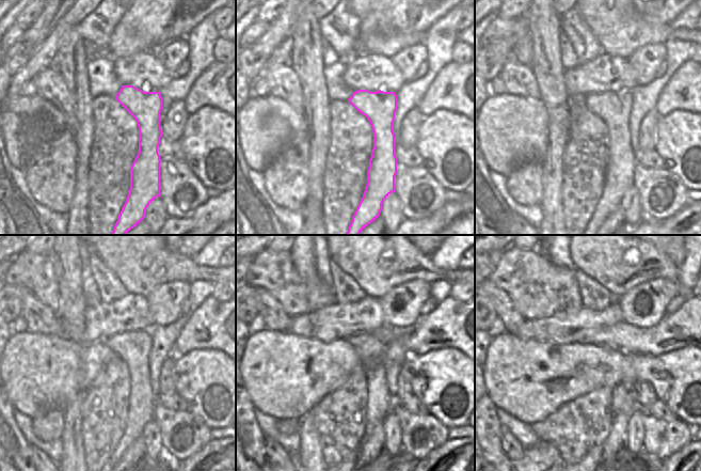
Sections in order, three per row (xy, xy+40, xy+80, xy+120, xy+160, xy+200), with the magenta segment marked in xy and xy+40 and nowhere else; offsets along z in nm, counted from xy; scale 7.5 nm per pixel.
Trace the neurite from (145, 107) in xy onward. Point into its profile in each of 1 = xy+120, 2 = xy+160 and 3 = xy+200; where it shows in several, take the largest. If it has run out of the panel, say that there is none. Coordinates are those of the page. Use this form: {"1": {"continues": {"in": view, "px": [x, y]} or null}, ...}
{"1": {"continues": {"in": "xy+120", "px": [132, 347]}}, "2": {"continues": {"in": "xy+160", "px": [370, 347]}}, "3": {"continues": {"in": "xy+200", "px": [619, 393]}}}

